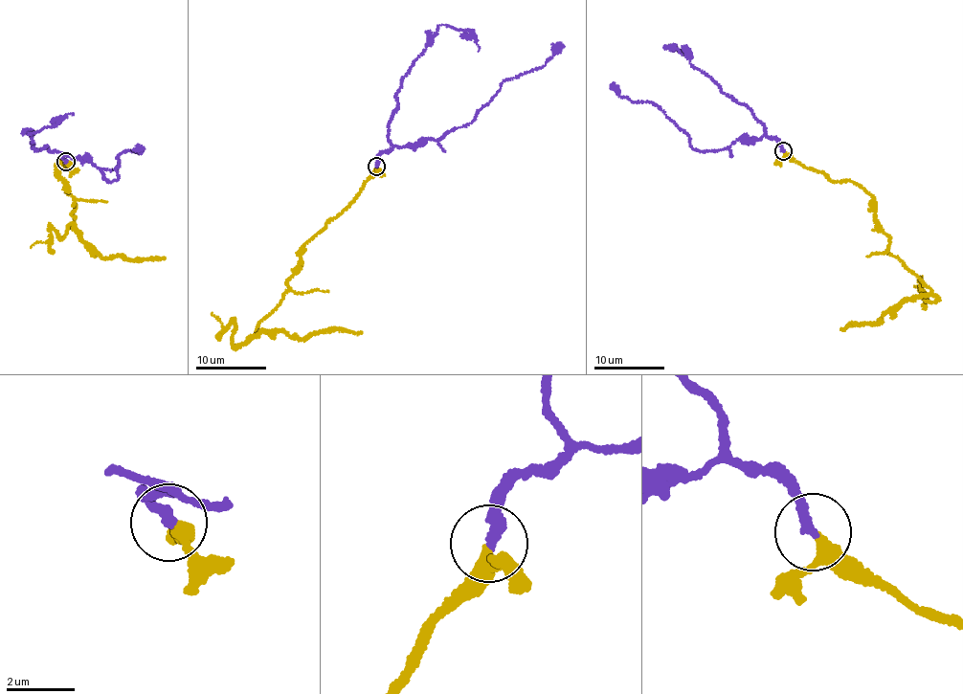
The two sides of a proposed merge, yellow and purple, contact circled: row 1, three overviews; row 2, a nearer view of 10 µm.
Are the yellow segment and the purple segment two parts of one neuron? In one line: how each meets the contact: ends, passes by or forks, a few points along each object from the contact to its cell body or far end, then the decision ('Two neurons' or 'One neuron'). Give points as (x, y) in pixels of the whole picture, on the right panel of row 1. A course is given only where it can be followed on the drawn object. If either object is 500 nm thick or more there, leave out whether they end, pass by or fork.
At the ring yellow passes by. At the ring purple ends. Course of yellow: (783, 151), (869, 193), (887, 251), (930, 289), (874, 325), (840, 328). Course of purple: (783, 151), (776, 140), (763, 136), (751, 145), (738, 141), (699, 151), (660, 108), (620, 97), (612, 83). One neuron

